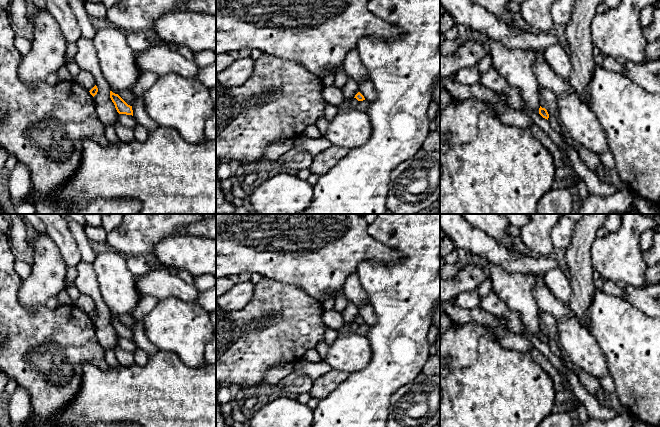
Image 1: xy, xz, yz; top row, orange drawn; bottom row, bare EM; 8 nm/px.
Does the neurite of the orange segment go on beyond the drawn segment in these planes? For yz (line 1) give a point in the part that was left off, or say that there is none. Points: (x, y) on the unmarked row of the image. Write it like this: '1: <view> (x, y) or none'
1: none

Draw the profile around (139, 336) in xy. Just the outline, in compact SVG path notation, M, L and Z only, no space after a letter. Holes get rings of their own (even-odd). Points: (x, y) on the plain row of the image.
M143 318L137 321L133 321L132 334L133 340L136 343L137 347L144 350L149 355L149 357L159 352L159 349L146 337Z

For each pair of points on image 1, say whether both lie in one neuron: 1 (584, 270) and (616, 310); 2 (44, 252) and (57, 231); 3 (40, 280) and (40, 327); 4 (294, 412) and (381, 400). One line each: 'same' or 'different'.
1: different
2: different
3: different
4: different

